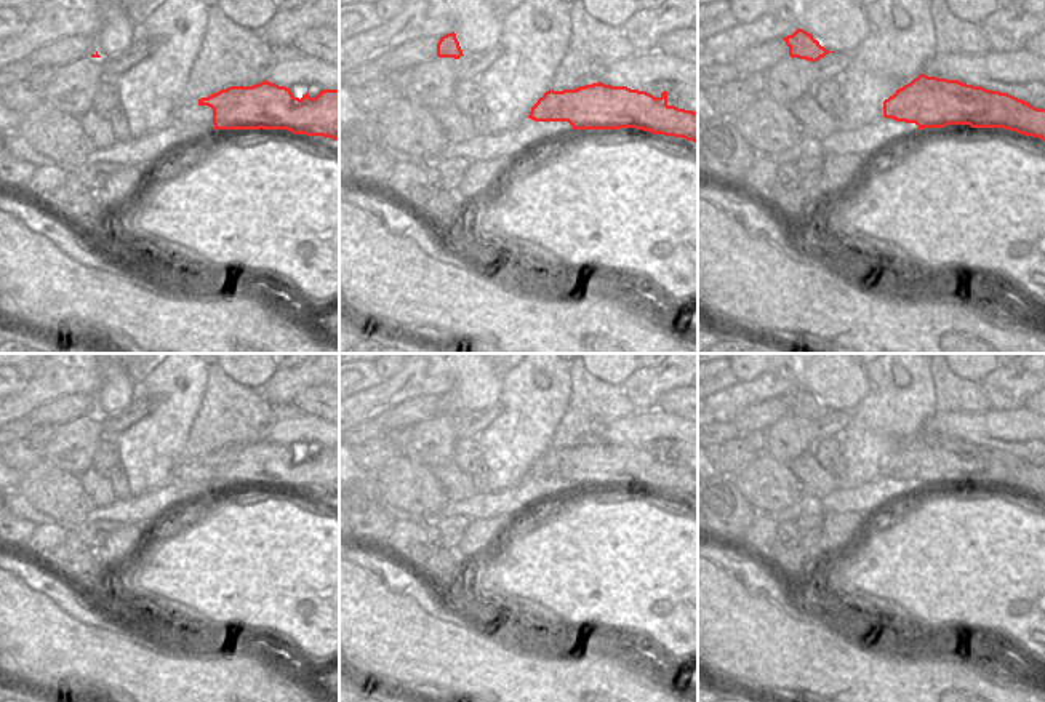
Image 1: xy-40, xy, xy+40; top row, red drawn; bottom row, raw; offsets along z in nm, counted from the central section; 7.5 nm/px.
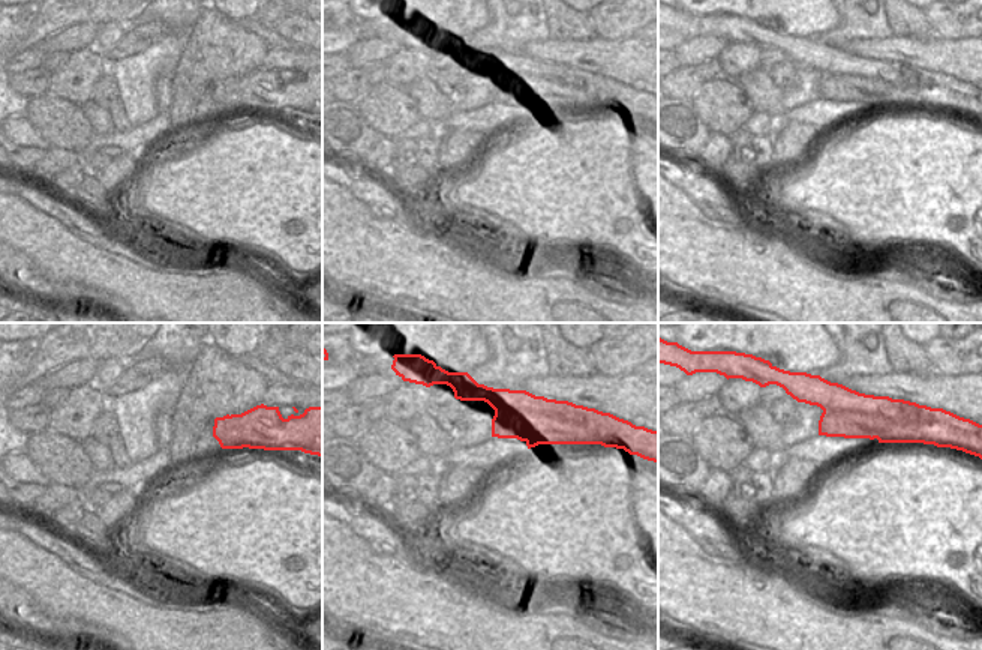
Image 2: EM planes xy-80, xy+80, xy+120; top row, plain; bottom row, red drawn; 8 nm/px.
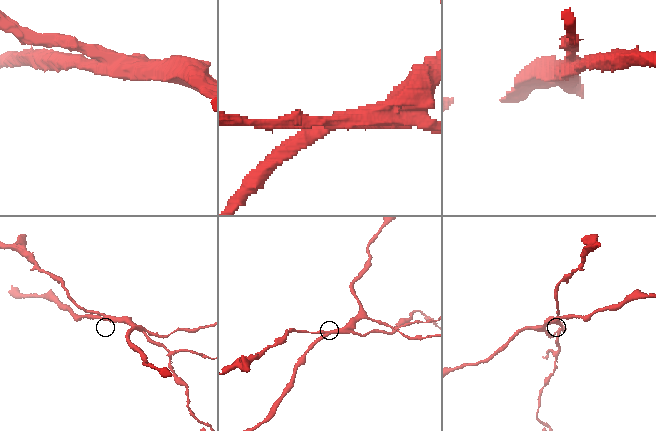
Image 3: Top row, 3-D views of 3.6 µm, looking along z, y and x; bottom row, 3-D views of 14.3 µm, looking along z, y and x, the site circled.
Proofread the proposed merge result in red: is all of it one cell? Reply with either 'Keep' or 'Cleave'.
Cleave

